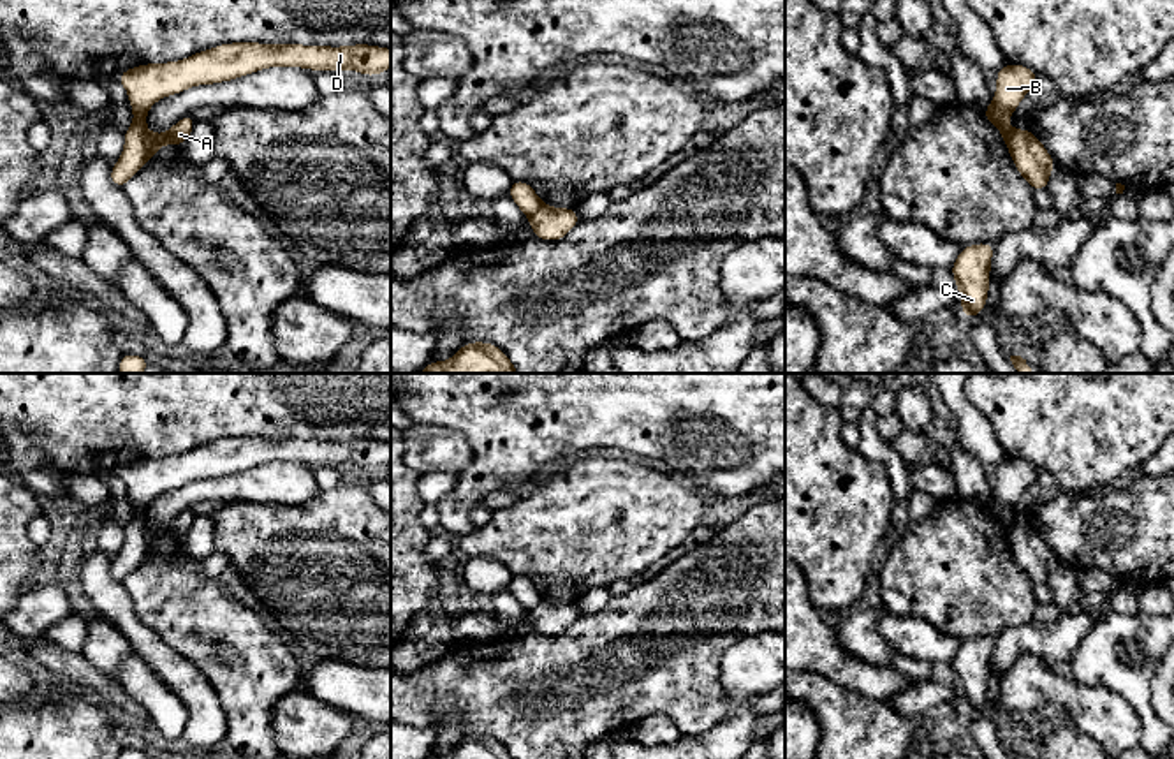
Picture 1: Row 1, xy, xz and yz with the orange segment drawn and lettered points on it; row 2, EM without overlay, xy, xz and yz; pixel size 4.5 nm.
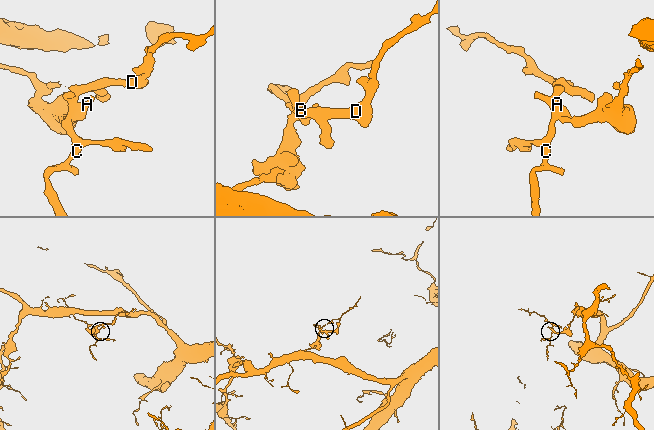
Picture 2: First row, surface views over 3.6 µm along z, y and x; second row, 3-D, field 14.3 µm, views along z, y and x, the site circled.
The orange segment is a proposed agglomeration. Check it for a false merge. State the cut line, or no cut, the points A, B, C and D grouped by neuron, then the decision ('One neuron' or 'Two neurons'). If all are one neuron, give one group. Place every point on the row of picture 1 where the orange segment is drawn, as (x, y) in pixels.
Split along xy (148, 132), (143, 162). Groups: A / B C D. Two neurons

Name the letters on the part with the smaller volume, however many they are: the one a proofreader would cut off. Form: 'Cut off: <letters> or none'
Cut off: B, C, D

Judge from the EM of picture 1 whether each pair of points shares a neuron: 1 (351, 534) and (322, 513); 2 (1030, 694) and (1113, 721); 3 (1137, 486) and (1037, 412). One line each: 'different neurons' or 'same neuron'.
1: same neuron
2: same neuron
3: different neurons

